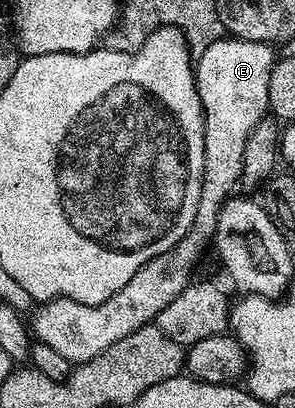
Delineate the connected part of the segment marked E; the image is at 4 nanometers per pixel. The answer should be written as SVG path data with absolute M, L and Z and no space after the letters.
M224 37L213 41L204 51L198 52L197 58L193 63L195 73L195 84L199 100L203 106L203 128L205 129L205 169L203 170L203 180L201 181L201 197L197 205L195 220L191 230L187 232L177 246L166 255L160 255L159 258L151 260L145 264L139 272L109 301L98 303L97 305L85 305L72 299L49 299L42 304L39 312L34 312L35 320L30 320L29 327L33 332L34 338L38 342L57 349L61 357L65 357L72 365L78 365L97 357L97 353L105 353L109 345L117 345L121 337L129 337L137 329L154 324L156 317L192 282L193 275L191 270L195 267L195 262L199 259L199 254L203 251L203 246L208 246L209 240L215 234L218 213L227 199L232 197L235 183L237 184L243 178L243 162L245 161L245 141L249 133L253 133L253 125L261 121L268 114L269 108L269 73L273 69L277 58L276 48L269 43L258 43L257 41L245 41L234 37Z

